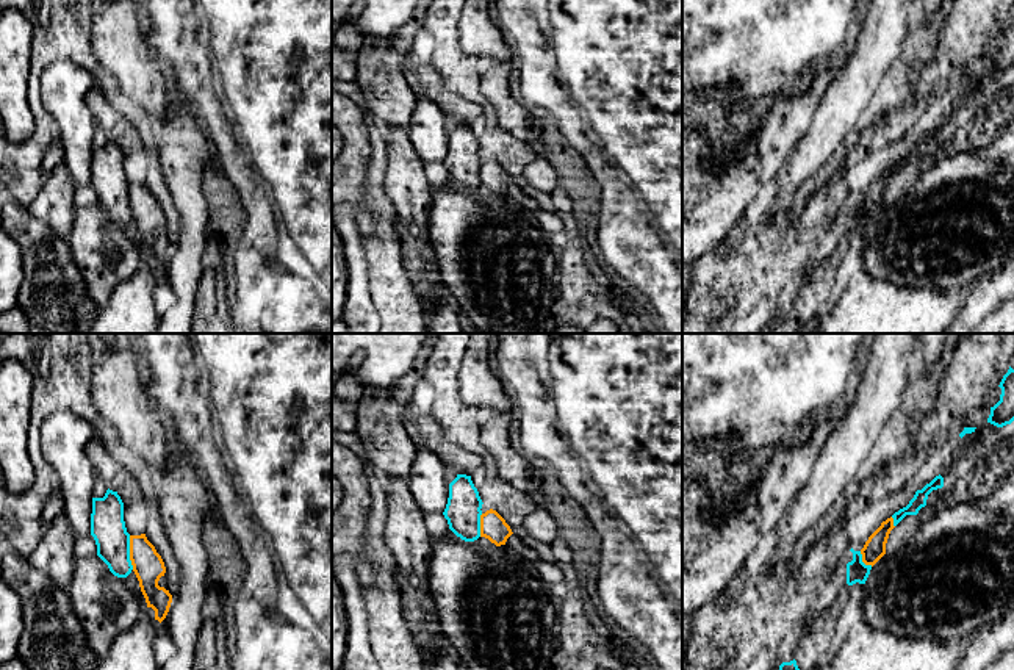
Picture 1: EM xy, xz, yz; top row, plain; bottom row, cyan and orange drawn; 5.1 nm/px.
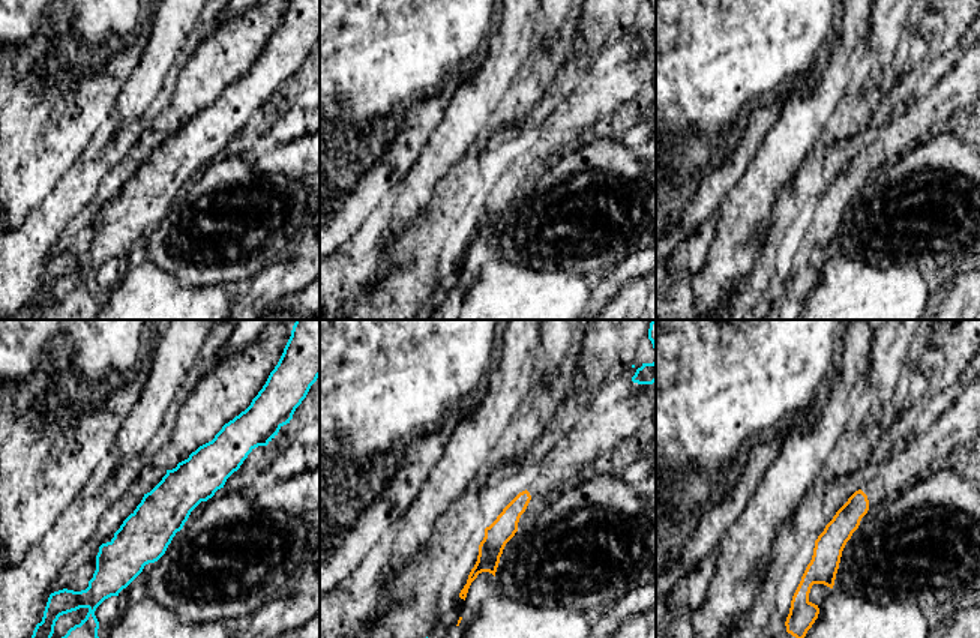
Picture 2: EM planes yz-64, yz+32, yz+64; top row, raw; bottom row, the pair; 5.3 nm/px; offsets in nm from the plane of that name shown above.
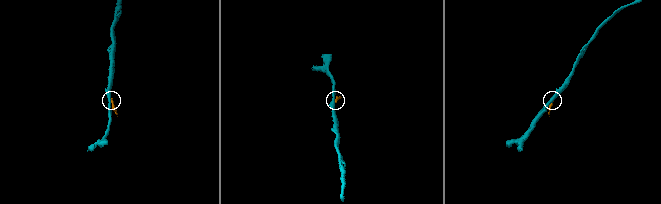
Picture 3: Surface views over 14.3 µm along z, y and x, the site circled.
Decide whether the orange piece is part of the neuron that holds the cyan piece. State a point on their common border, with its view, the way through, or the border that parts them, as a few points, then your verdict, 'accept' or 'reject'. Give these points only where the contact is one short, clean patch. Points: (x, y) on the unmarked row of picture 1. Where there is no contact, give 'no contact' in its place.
meets cyan in xy at (129, 202); border along xy (129, 185), (129, 208), (133, 218); reject

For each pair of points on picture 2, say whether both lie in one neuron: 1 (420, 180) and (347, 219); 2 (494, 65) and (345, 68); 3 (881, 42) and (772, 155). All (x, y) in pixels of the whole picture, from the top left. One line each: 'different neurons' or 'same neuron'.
1: different neurons
2: different neurons
3: different neurons

